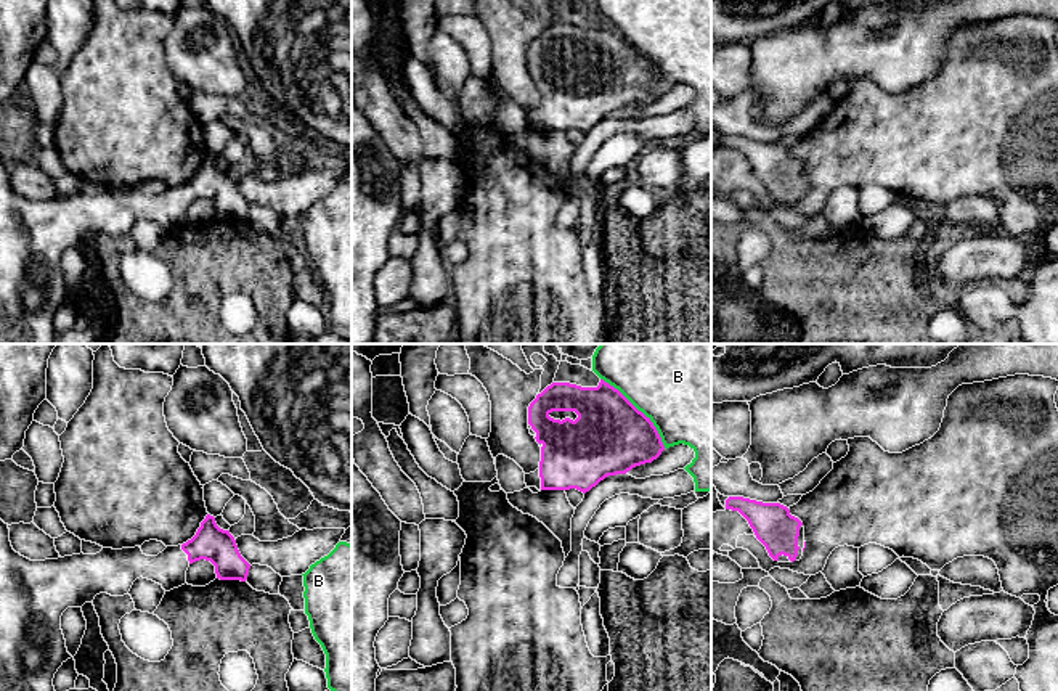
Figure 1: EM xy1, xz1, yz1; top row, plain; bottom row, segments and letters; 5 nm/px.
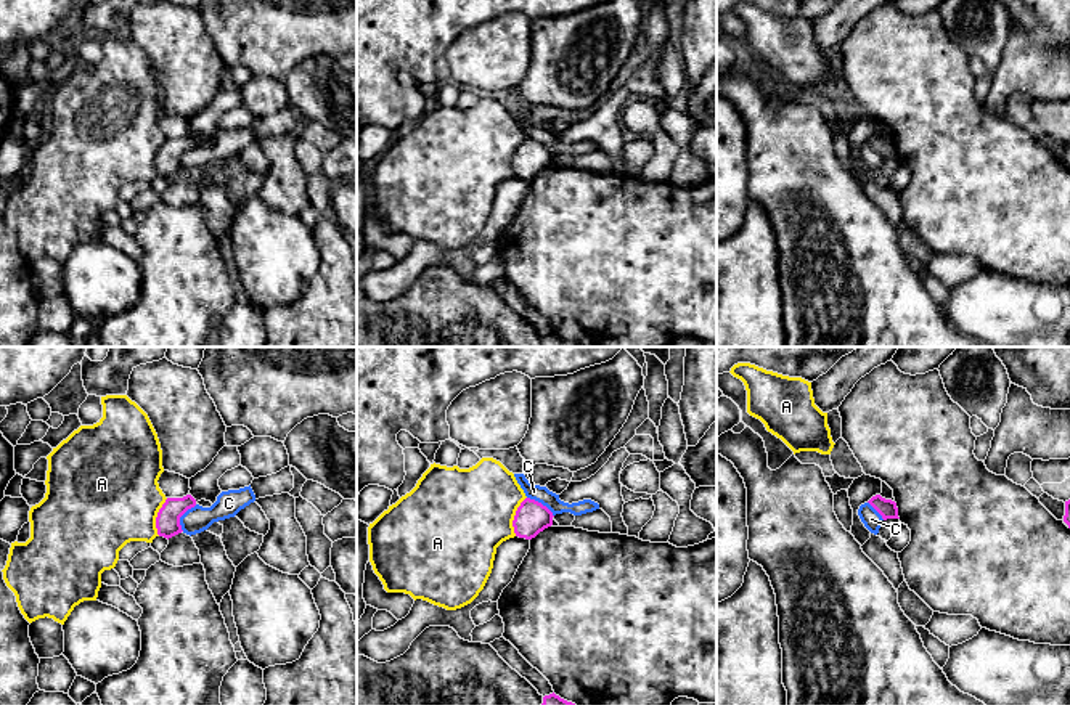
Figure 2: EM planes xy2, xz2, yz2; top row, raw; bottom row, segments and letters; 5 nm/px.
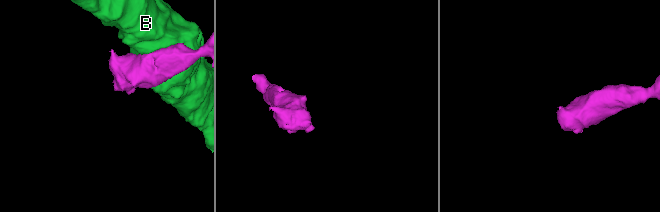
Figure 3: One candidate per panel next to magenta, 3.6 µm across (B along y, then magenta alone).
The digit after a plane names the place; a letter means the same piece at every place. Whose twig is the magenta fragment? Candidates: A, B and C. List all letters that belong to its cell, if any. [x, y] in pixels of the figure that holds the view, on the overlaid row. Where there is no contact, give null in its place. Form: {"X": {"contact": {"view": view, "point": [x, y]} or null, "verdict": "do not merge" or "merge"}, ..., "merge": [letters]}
{"A": {"contact": {"view": "xz2", "point": [514, 516]}, "verdict": "do not merge"}, "B": {"contact": {"view": "xz1", "point": [638, 410]}, "verdict": "do not merge"}, "C": {"contact": {"view": "xy2", "point": [182, 514]}, "verdict": "do not merge"}, "merge": []}

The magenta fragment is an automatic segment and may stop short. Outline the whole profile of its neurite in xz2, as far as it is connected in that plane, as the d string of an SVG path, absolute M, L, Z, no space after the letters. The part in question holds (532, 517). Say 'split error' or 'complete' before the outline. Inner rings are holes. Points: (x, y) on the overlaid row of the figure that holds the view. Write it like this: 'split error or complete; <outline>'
complete; M525 498L516 511L513 527L519 538L532 540L553 525L553 512L541 503Z

